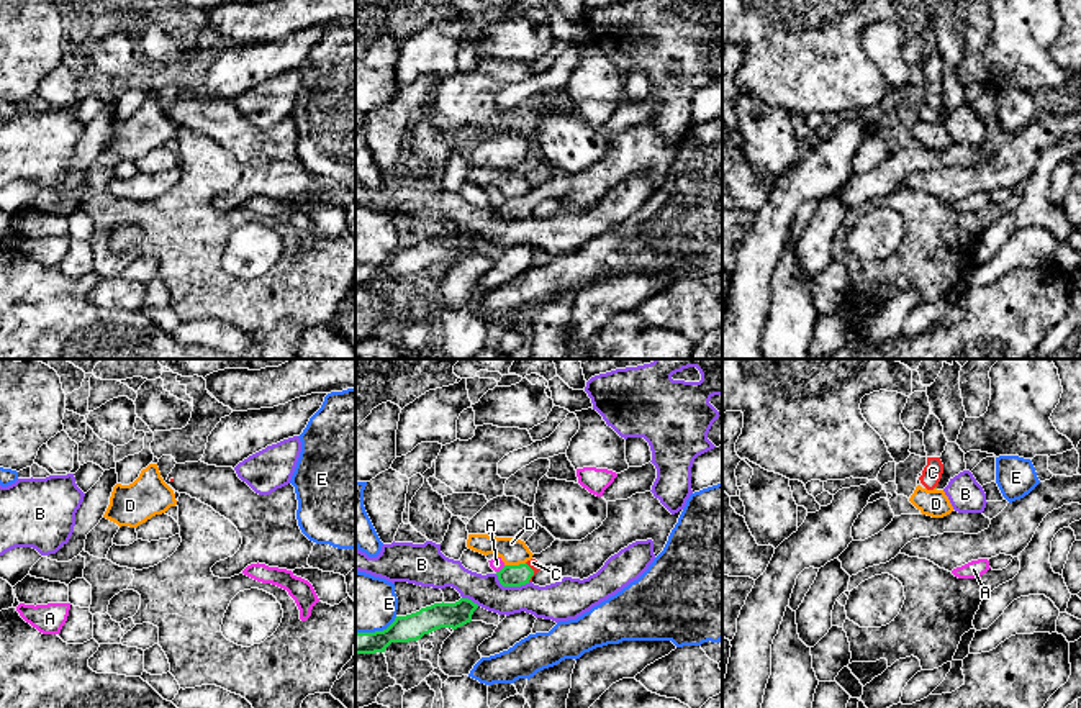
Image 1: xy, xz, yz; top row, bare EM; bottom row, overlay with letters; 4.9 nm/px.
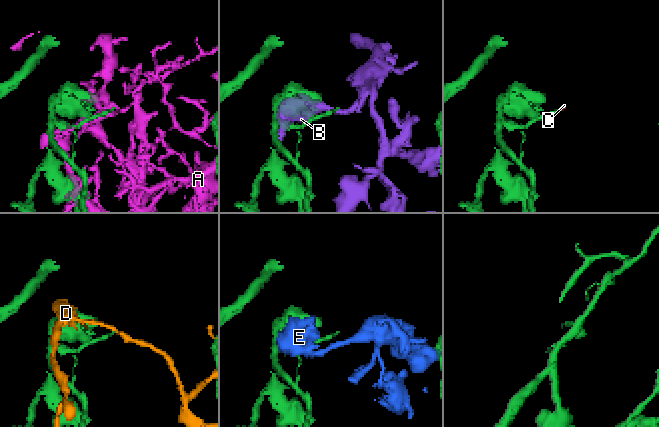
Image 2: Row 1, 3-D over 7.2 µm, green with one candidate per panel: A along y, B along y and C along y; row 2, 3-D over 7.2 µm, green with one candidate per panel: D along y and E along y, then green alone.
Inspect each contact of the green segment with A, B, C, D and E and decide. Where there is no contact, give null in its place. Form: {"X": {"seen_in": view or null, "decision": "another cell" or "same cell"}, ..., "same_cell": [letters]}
{"A": {"seen_in": "xz", "decision": "another cell"}, "B": {"seen_in": "xz", "decision": "another cell"}, "C": {"seen_in": "xz", "decision": "same cell"}, "D": {"seen_in": "xz", "decision": "another cell"}, "E": {"seen_in": "xz", "decision": "another cell"}, "same_cell": ["C"]}

